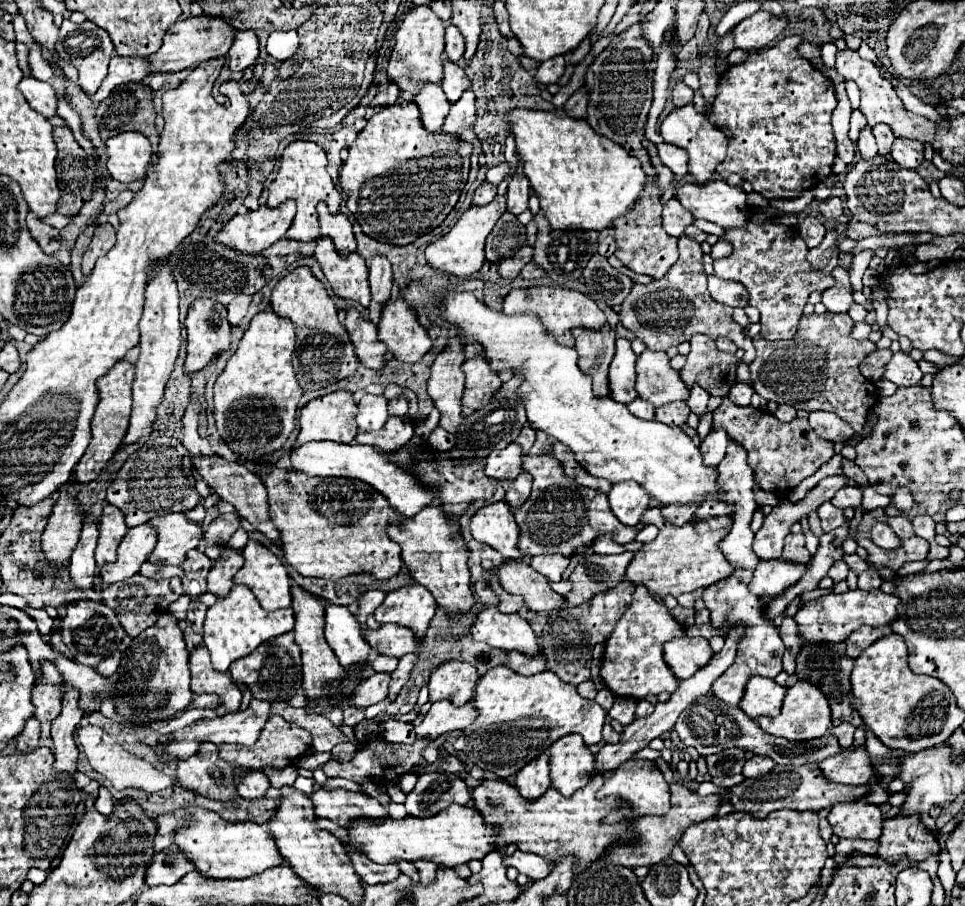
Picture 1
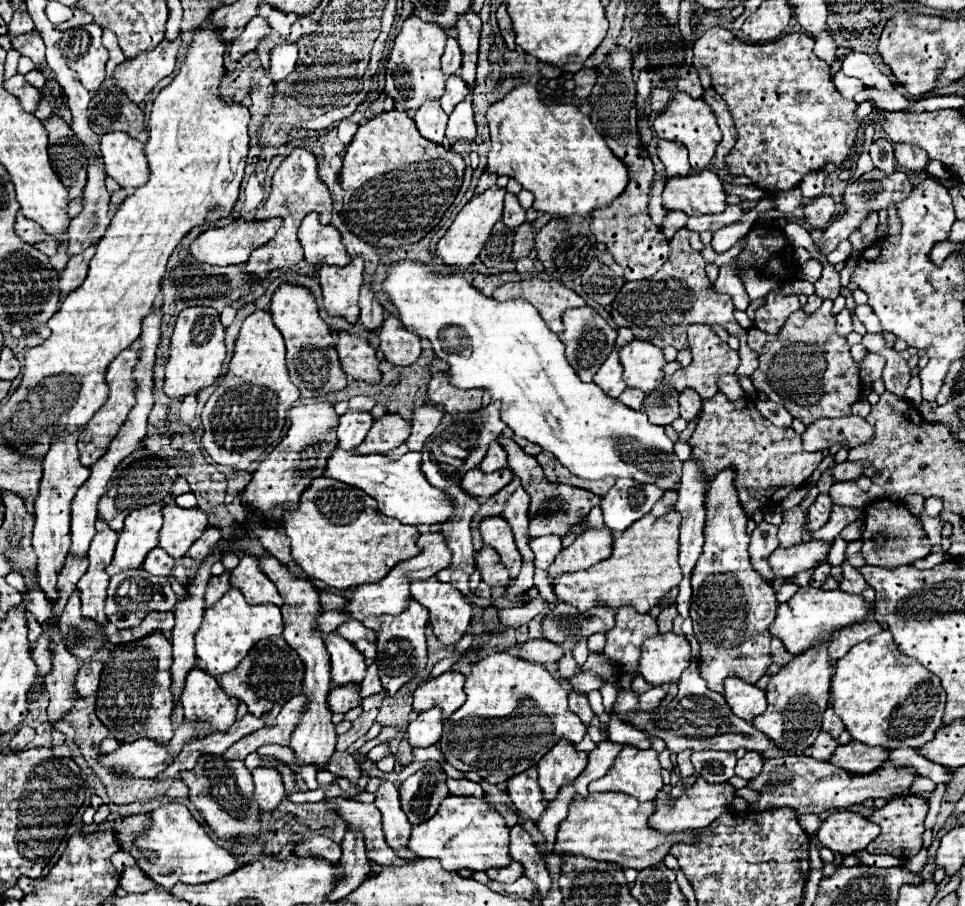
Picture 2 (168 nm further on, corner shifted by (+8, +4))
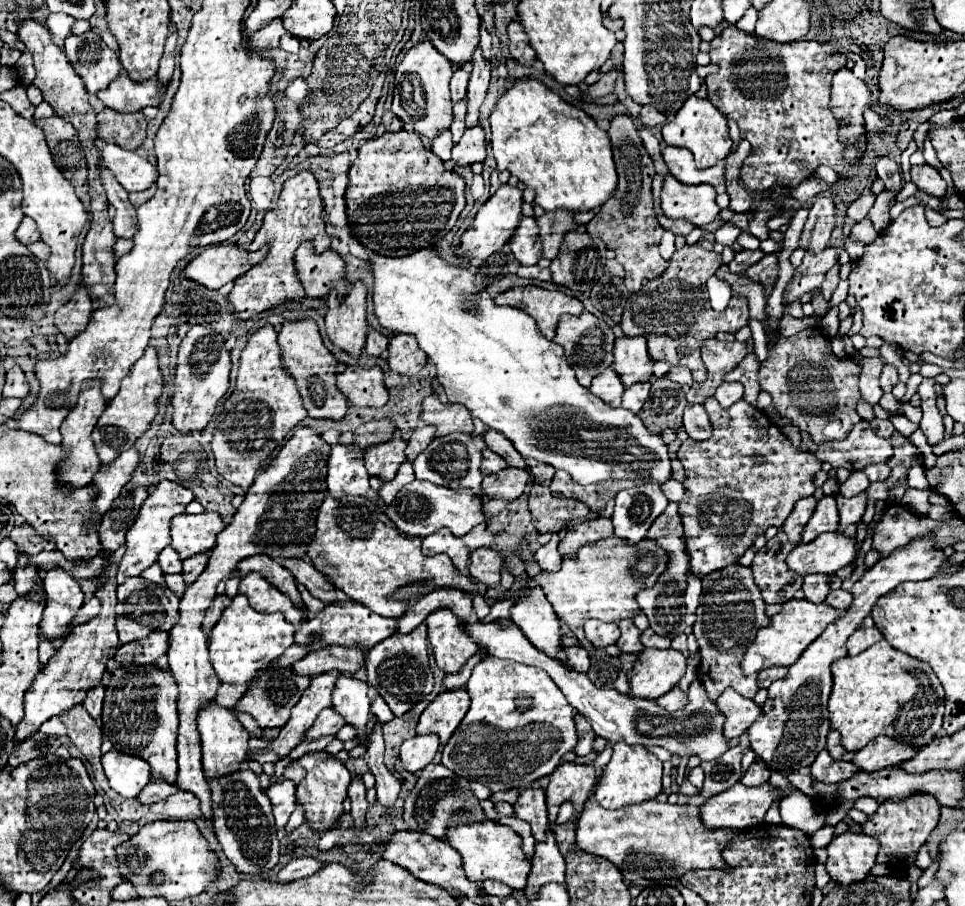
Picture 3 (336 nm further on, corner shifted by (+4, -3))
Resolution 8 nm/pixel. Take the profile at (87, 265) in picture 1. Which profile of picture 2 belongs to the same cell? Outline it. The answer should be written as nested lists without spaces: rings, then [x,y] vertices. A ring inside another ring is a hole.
[[[90,246],[86,248],[82,254],[76,254],[70,258],[66,270],[62,272],[62,278],[60,278],[60,288],[58,292],[62,294],[60,300],[64,300],[72,290],[80,288],[82,282],[86,280],[86,274],[88,274],[88,264],[90,264],[90,258],[94,256],[94,248],[96,246]]]

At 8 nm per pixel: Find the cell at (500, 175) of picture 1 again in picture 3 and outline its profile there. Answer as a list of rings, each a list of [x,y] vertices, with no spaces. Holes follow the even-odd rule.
[[[536,79],[518,81],[512,89],[508,89],[494,111],[490,113],[492,127],[492,151],[498,163],[498,171],[510,171],[510,175],[518,177],[526,187],[536,191],[536,203],[544,211],[556,209],[572,209],[572,211],[594,211],[602,207],[610,197],[614,197],[614,189],[618,185],[616,167],[612,161],[612,147],[608,135],[588,117],[582,109],[566,103],[556,93],[552,93],[544,83]]]

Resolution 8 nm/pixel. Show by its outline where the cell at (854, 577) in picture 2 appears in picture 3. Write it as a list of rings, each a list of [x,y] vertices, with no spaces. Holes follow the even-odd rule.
[[[836,589],[836,591],[830,591],[828,593],[826,601],[828,601],[828,605],[834,605],[836,609],[846,611],[852,605],[852,593],[850,591],[844,591],[844,589]]]

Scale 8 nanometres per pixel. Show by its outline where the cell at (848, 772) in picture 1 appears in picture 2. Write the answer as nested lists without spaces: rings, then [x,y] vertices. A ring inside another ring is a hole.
[[[848,742],[844,746],[838,746],[834,752],[834,758],[830,760],[832,764],[854,772],[854,774],[868,774],[876,770],[882,762],[888,760],[890,750],[882,746],[866,746],[862,742]]]

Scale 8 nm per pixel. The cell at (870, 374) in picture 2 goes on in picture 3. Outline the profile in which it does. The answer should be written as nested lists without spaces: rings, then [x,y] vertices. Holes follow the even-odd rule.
[[[884,365],[882,373],[880,373],[880,387],[884,393],[892,391],[892,387],[898,383],[898,373],[894,365]]]

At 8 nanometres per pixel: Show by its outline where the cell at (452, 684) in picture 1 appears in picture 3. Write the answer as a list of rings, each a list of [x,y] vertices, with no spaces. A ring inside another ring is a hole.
[[[452,689],[452,691],[442,691],[434,697],[434,701],[428,703],[424,713],[420,715],[416,733],[436,733],[440,737],[440,743],[446,745],[462,717],[466,715],[470,707],[470,695],[466,689]]]

